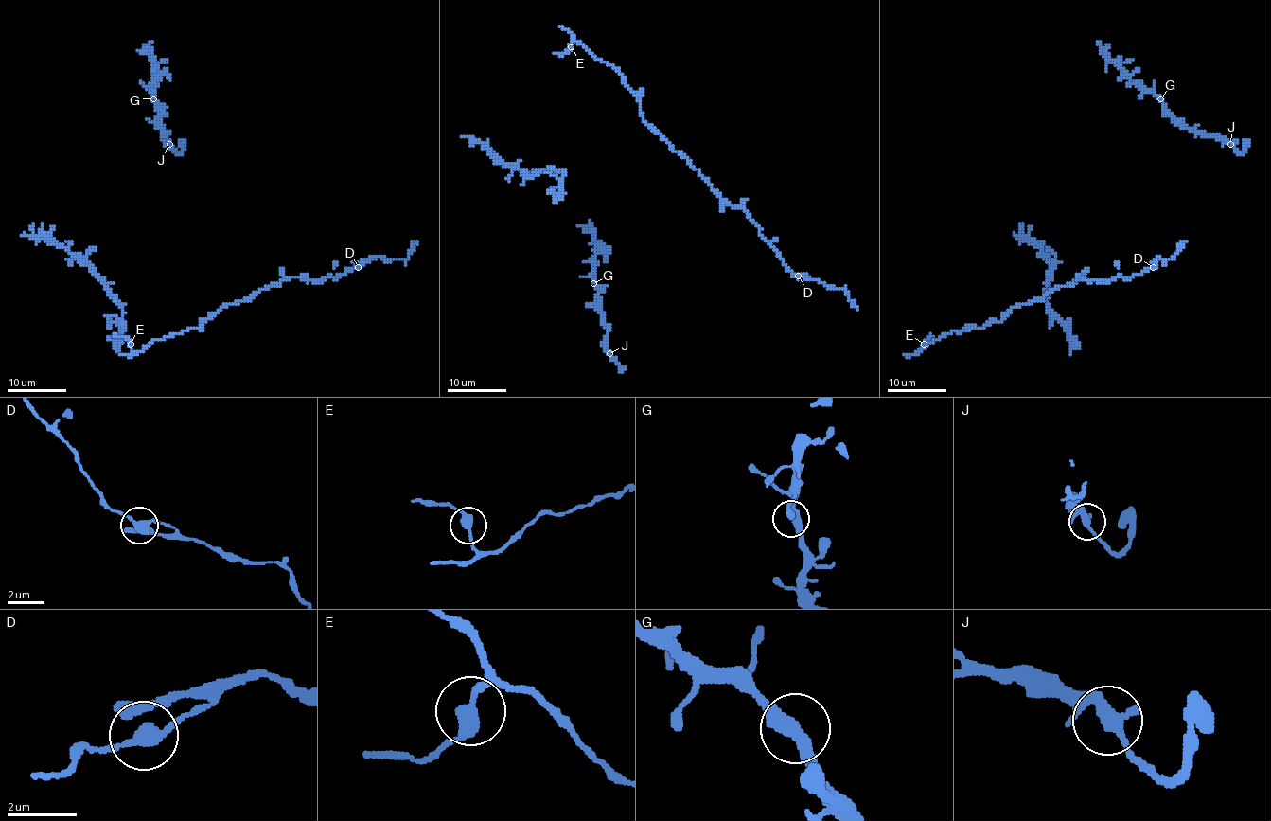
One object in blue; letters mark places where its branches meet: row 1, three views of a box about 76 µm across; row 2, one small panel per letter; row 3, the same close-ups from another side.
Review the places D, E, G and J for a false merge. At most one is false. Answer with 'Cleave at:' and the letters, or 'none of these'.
Cleave at: D

